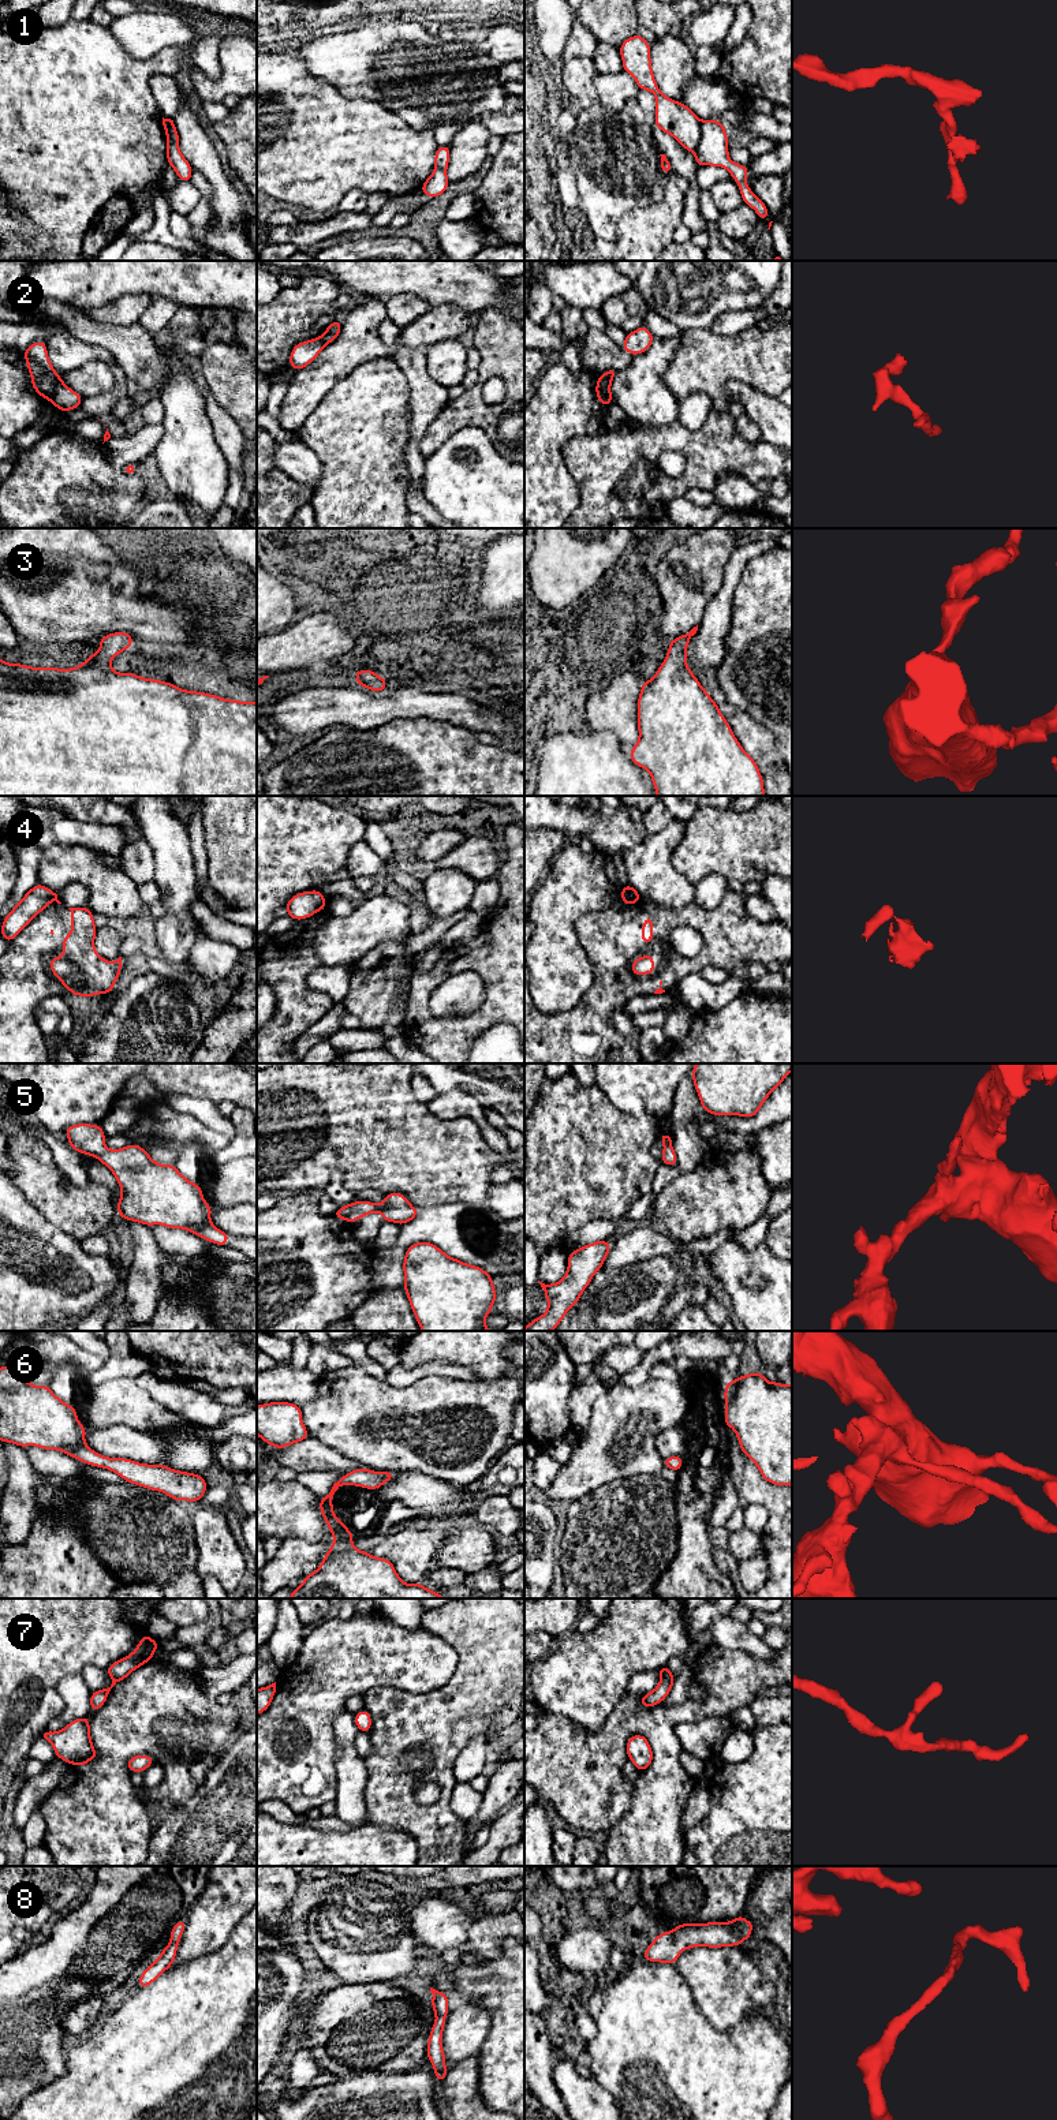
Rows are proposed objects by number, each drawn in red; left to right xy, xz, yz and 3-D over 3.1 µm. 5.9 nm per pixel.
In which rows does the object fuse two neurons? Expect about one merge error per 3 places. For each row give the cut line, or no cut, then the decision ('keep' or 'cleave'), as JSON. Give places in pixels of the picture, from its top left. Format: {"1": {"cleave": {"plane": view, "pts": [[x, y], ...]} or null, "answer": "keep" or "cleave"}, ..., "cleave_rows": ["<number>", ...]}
{"1": {"cleave": {"plane": "yz", "pts": [[702, 122], [702, 137], [694, 152]]}, "answer": "cleave"}, "2": {"cleave": {"plane": "xy", "pts": [[58, 374], [51, 400]]}, "answer": "cleave"}, "3": {"cleave": null, "answer": "keep"}, "4": {"cleave": {"plane": "yz", "pts": [[637, 900], [632, 903]]}, "answer": "cleave"}, "5": {"cleave": null, "answer": "keep"}, "6": {"cleave": null, "answer": "keep"}, "7": {"cleave": null, "answer": "keep"}, "8": {"cleave": null, "answer": "keep"}, "cleave_rows": ["1", "2", "4"]}

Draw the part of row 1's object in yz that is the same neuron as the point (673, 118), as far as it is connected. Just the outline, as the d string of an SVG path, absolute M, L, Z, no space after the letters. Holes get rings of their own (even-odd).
M635 34L619 49L623 70L636 81L640 90L656 96L656 127L672 135L683 149L695 152L702 138L702 121L686 104L666 97L658 89L651 68L650 42Z

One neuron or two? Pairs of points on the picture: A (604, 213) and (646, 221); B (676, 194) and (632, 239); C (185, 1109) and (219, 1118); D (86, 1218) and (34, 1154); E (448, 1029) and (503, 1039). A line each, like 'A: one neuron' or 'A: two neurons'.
A: two neurons
B: one neuron
C: one neuron
D: one neuron
E: two neurons

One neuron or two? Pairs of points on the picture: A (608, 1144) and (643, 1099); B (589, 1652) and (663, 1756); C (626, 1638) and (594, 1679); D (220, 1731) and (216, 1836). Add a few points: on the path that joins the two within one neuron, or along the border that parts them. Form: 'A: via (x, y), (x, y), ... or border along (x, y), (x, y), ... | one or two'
A: border along (605, 1095), (620, 1109), (650, 1113), (658, 1120) | two
B: border along (626, 1693), (602, 1724) | two
C: via (616, 1648), (594, 1670) | one
D: border along (234, 1737), (220, 1750) | two

